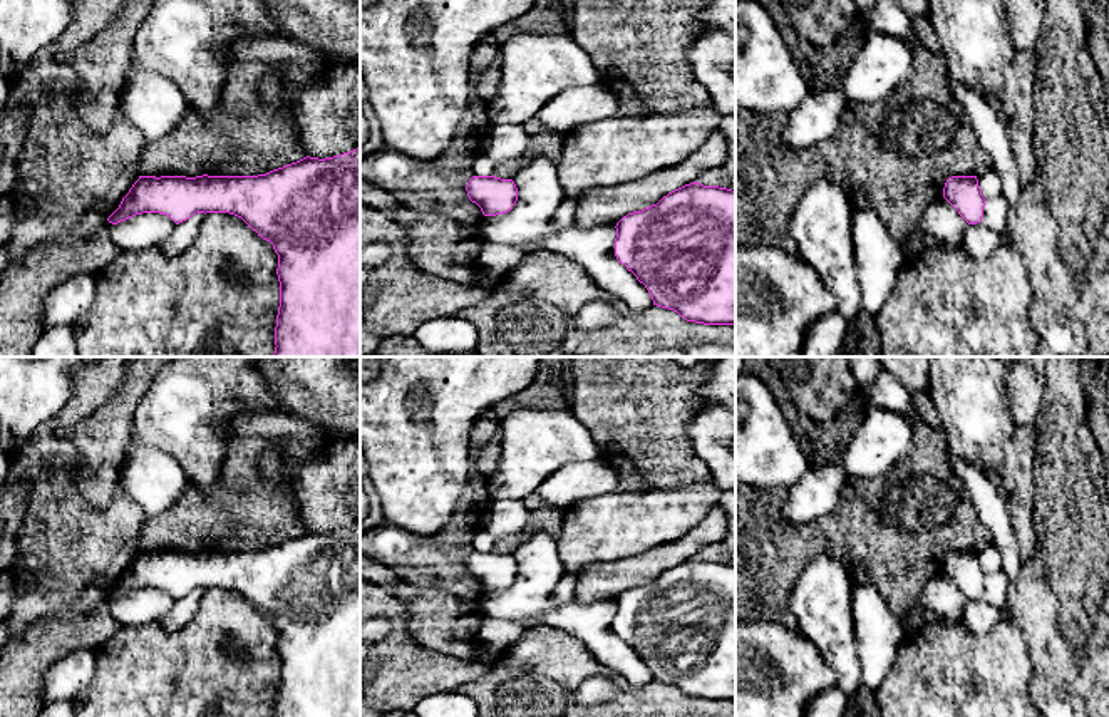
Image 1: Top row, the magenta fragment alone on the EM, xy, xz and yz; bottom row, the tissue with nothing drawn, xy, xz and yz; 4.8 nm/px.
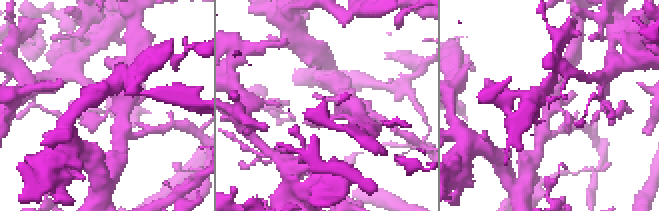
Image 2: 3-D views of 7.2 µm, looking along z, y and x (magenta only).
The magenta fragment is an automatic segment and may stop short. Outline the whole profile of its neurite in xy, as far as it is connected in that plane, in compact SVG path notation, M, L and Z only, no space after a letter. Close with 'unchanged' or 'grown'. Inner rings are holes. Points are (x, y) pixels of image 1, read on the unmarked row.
M360 523L333 533L303 533L258 551L139 551L107 593L117 600L136 590L159 588L176 600L196 588L230 588L273 620L278 630L280 682L275 717L360 717Z; unchanged

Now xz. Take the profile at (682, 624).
M700 558L685 560L657 580L616 598L615 632L648 665L653 680L677 687L687 697L735 700L735 566Z; unchanged

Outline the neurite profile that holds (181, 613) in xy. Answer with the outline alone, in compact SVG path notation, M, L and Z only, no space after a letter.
M196 588L189 595L176 600L171 611L168 615L164 615L162 618L159 618L157 623L166 632L181 630L184 625L188 625L193 620L198 606L199 606L199 600L201 600L203 593L204 593L204 588Z

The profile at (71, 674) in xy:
M79 648L59 658L45 672L44 702L72 700L94 680L95 667L94 648Z

